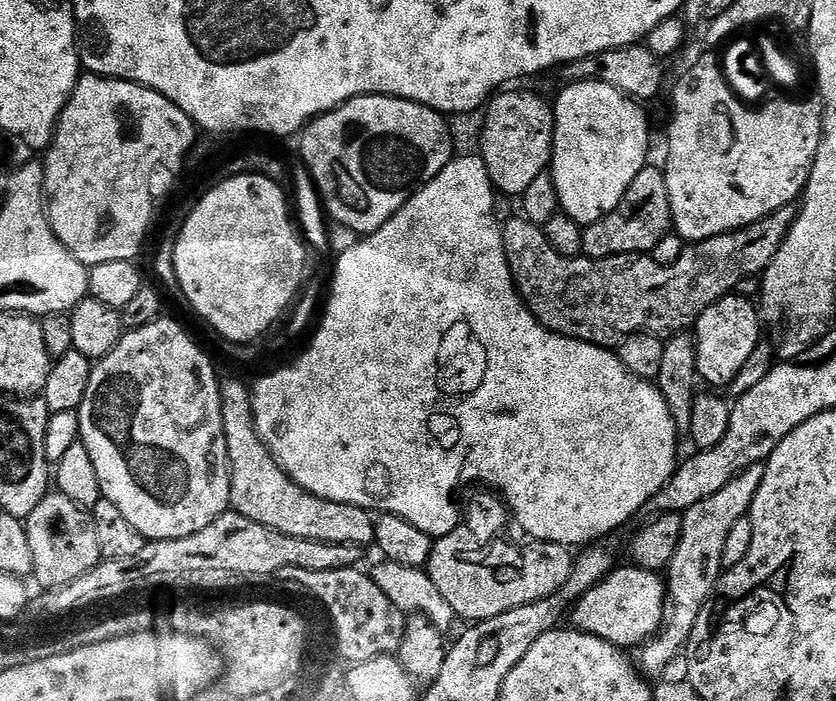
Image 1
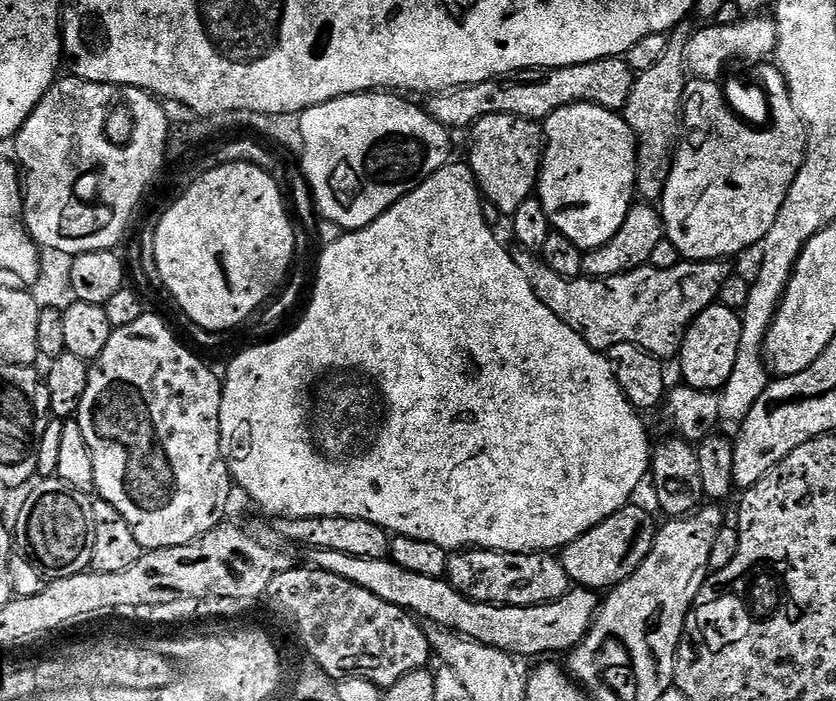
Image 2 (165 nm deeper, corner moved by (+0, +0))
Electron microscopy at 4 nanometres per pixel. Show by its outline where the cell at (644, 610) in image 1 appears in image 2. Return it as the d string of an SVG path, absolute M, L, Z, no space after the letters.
M316 552L315 567L323 572L338 574L366 590L394 602L394 606L405 608L421 621L432 626L449 628L470 640L486 646L494 646L503 652L511 652L517 658L544 656L547 652L571 653L576 645L584 641L598 612L597 593L579 586L573 587L560 600L552 604L535 604L525 608L515 608L509 604L483 604L464 596L447 579L426 578L423 574L410 574L402 570L391 558L354 558L337 552Z

